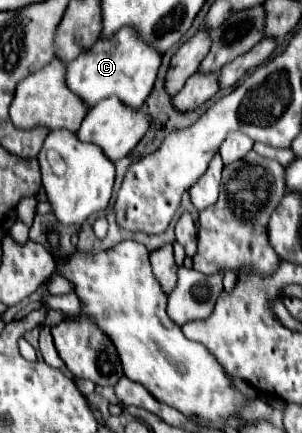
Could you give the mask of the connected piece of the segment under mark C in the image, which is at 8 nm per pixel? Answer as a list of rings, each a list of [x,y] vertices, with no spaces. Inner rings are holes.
[[[124,27],[106,41],[98,41],[84,55],[76,57],[66,65],[66,85],[74,91],[86,107],[96,105],[100,99],[116,95],[122,103],[128,103],[132,109],[140,109],[144,99],[150,95],[156,73],[160,67],[160,53],[140,41],[134,29]]]

